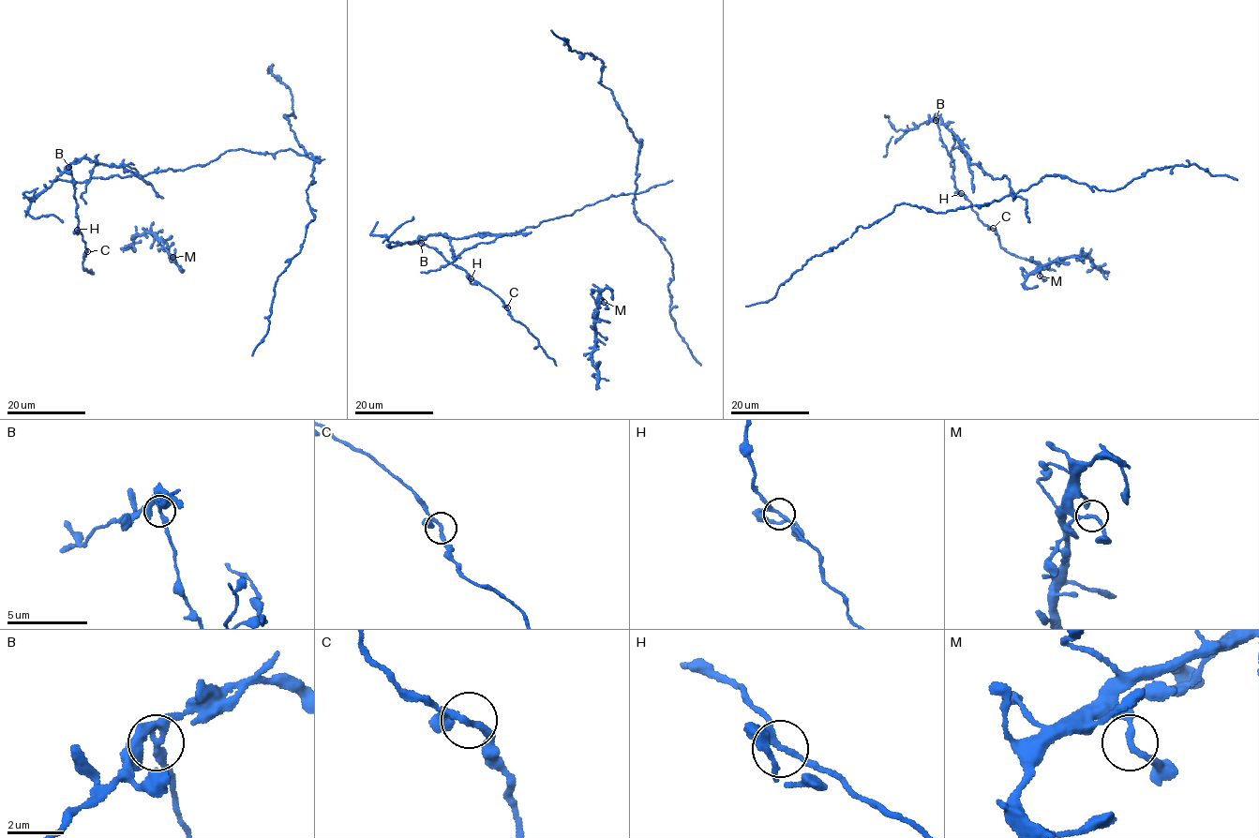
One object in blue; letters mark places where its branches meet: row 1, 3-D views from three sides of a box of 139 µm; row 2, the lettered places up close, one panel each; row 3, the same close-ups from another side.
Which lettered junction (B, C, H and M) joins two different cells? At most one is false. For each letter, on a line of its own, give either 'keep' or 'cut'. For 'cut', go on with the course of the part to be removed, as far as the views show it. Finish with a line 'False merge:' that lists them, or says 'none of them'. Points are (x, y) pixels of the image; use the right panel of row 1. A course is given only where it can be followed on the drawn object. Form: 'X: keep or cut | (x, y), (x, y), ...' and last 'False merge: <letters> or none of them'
B: cut | (936, 119), (941, 118), (970, 163), (996, 179), (1004, 174), (1009, 179), (1015, 196), (1026, 200), (1029, 222)
C: keep
H: keep
M: keep
False merge: B

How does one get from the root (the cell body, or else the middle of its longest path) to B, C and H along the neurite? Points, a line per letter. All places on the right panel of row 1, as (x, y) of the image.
B: (981, 168), (969, 162), (952, 132), (936, 115), (936, 119)
C: (981, 168), (969, 162), (936, 115), (940, 140), (952, 159), (955, 188), (977, 218), (993, 228)
H: (981, 168), (969, 162), (956, 138), (936, 115), (940, 140), (952, 159), (955, 188), (961, 193)

